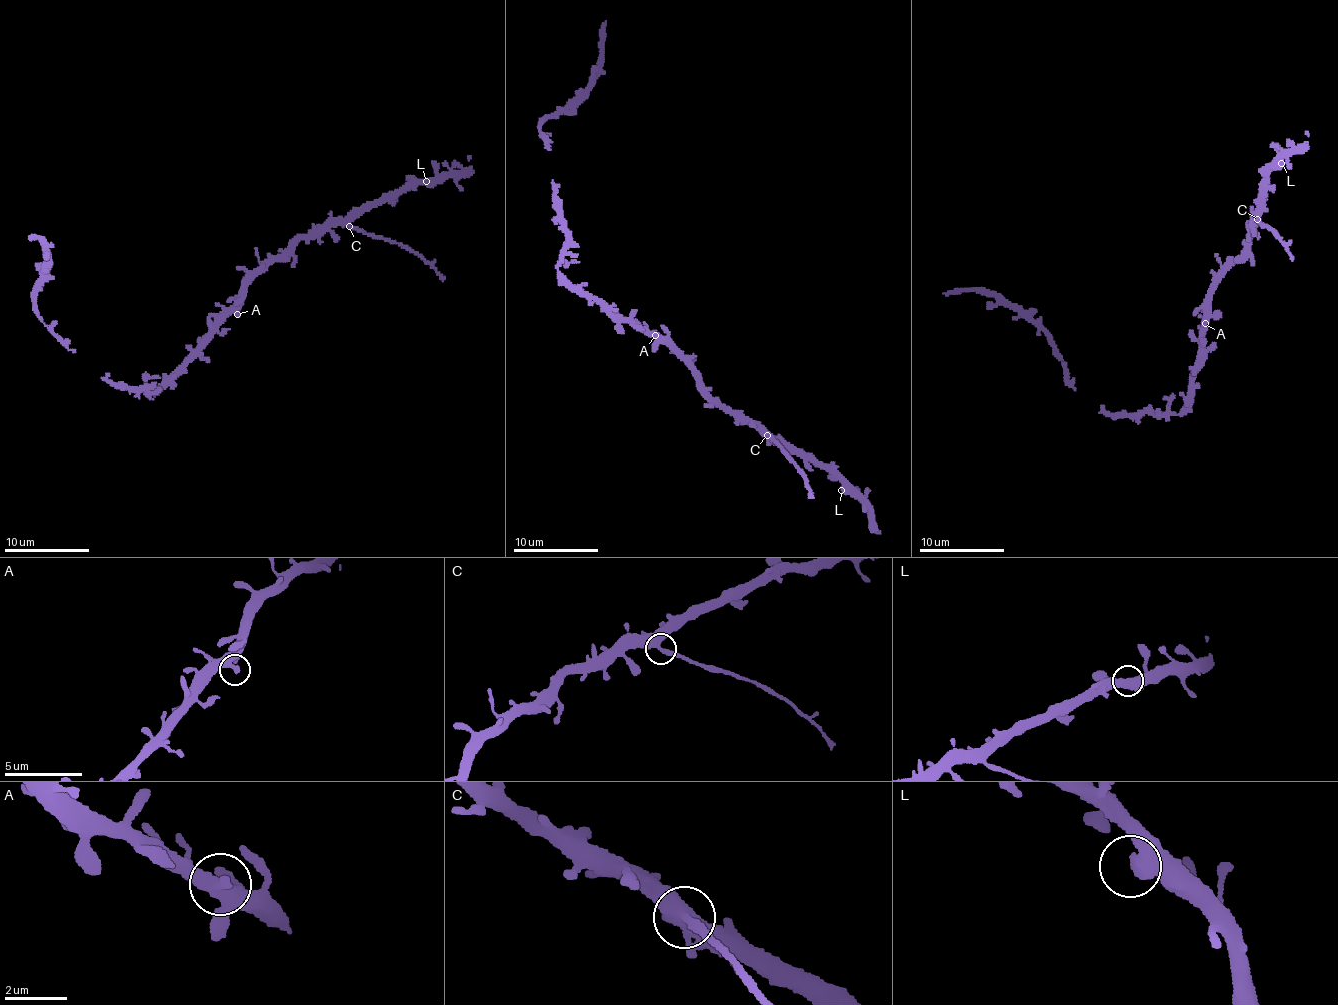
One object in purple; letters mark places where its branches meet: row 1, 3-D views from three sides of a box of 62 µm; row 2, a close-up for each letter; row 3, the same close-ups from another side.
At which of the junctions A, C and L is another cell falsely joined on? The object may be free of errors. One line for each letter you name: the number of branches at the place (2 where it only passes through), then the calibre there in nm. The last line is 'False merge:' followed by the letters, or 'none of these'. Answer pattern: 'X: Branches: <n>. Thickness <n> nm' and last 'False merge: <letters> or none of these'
C: Branches: 2. Thickness 420 nm
False merge: C

